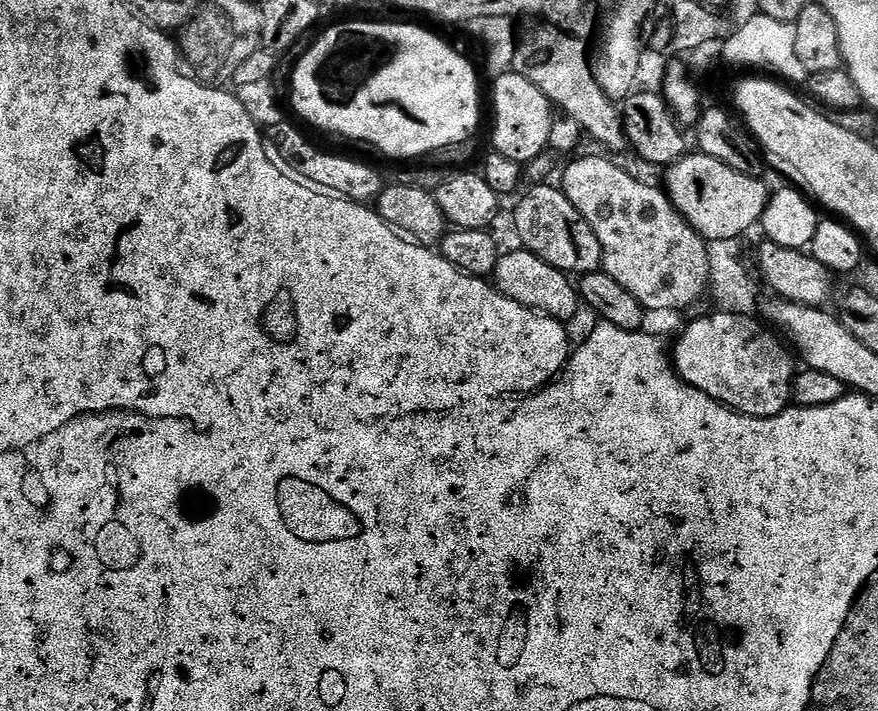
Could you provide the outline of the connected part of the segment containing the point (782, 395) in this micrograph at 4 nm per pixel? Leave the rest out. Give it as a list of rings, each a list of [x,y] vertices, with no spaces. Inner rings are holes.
[[[713,311],[713,316],[700,316],[674,344],[674,367],[685,382],[701,388],[719,404],[732,408],[742,416],[757,416],[758,419],[782,414],[793,403],[792,383],[796,381],[798,364],[792,361],[789,345],[775,336],[771,327],[751,316]]]

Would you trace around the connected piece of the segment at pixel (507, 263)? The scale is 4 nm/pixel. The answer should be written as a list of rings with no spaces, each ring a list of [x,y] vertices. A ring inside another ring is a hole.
[[[505,251],[501,255],[494,273],[496,291],[502,293],[506,298],[518,302],[523,308],[532,308],[536,312],[544,313],[545,316],[553,316],[554,319],[561,322],[569,322],[568,320],[574,319],[576,311],[582,308],[577,285],[565,273],[542,262],[542,258],[538,258],[533,252],[519,251]]]

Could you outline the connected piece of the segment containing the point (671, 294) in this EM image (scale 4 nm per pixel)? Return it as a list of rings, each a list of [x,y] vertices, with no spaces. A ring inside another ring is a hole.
[[[607,155],[604,156],[580,156],[569,159],[568,164],[564,168],[564,184],[562,183],[562,191],[566,194],[566,198],[570,198],[570,202],[574,202],[574,210],[578,210],[578,214],[582,214],[582,218],[586,218],[586,223],[590,225],[590,230],[594,230],[594,234],[598,234],[598,242],[602,246],[602,254],[604,255],[604,263],[602,270],[606,274],[610,274],[610,278],[614,278],[614,282],[619,282],[629,294],[634,294],[634,298],[638,298],[638,302],[649,313],[652,312],[676,312],[679,308],[688,308],[691,304],[696,304],[700,300],[700,295],[709,291],[708,278],[708,245],[704,237],[699,236],[696,231],[688,225],[687,220],[680,211],[672,207],[671,200],[668,199],[667,191],[655,188],[652,184],[643,184],[636,176],[631,176],[624,168],[619,168],[612,159]]]

